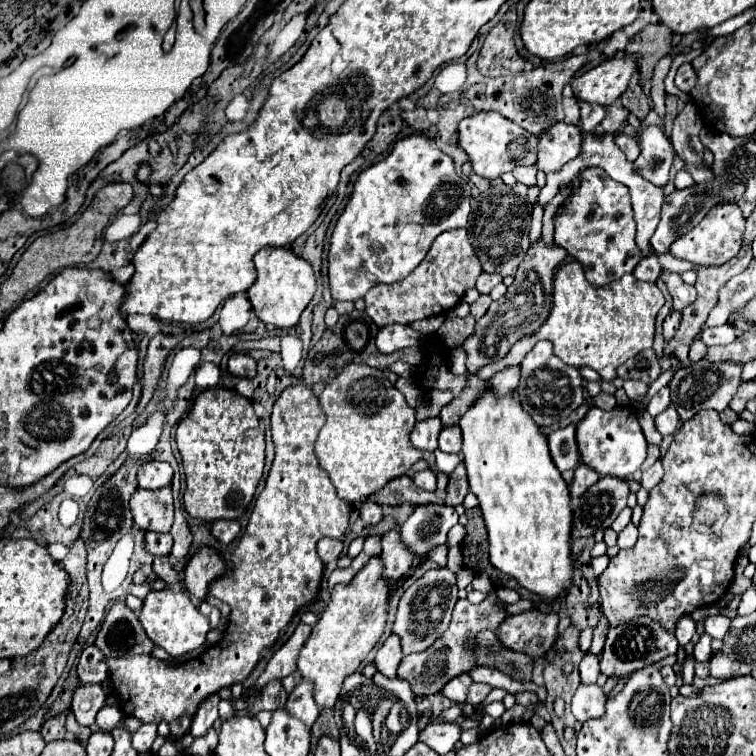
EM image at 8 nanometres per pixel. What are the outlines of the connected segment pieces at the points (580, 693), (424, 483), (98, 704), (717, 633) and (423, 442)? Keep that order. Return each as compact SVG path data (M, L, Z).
M579 685L579 689L573 695L573 715L577 721L585 723L589 719L597 719L605 715L605 703L607 697L599 685Z
M419 471L413 475L413 481L417 487L425 491L435 491L437 489L437 475L433 471Z
M81 685L73 695L71 711L81 725L91 727L95 725L95 715L103 705L105 705L105 691L101 685Z
M715 615L715 617L709 617L707 621L705 621L705 633L709 633L709 635L713 639L723 639L723 635L727 633L727 629L729 629L729 623L731 623L731 619L729 617L725 617L725 615Z
M425 419L419 421L411 433L411 443L419 451L435 451L437 449L437 437L443 429L441 419Z

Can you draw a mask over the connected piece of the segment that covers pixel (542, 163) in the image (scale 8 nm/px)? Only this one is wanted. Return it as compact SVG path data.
M557 123L547 127L539 135L537 149L537 169L545 173L559 171L567 161L575 159L581 153L581 133L577 133L575 125Z

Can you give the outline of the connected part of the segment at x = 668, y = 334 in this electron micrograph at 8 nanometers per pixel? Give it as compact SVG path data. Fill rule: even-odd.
M669 313L665 317L665 323L663 323L663 337L665 337L665 345L675 337L677 329L679 329L679 323L681 323L681 315L679 313Z

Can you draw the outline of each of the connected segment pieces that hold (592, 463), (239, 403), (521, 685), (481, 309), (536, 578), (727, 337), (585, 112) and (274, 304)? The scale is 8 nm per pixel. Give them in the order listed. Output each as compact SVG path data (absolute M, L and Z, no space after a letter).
M591 407L589 413L577 423L577 449L581 463L591 467L601 477L627 477L633 475L641 463L645 461L647 441L639 427L639 415L631 407L615 407L611 411L603 411L599 407Z
M211 387L207 391L201 391L195 397L189 415L177 425L177 433L175 433L177 449L183 457L183 469L185 469L185 479L187 479L183 505L191 517L201 519L201 521L237 519L247 509L247 505L251 503L255 495L259 479L263 475L265 435L261 427L251 401L233 389Z
M475 667L473 671L469 671L469 677L475 683L487 683L491 687L501 687L511 695L515 695L519 691L531 691L537 697L541 697L541 701L545 701L545 697L547 697L547 691L543 685L535 685L533 681L515 681L513 677L501 673L499 669L493 669L493 667Z
M481 295L475 303L471 303L471 315L473 315L475 319L481 319L481 317L487 313L489 305L491 305L491 297L489 297L489 295Z
M489 389L483 397L471 405L461 417L459 427L463 431L463 463L469 475L469 489L479 499L483 511L487 537L489 537L489 561L495 569L511 575L521 587L539 595L545 601L555 601L573 585L573 561L571 561L571 507L569 487L561 479L561 473L549 457L545 435L539 433L535 421L521 409L517 395L493 397Z
M725 323L721 327L711 327L711 329L705 329L701 333L701 341L711 347L711 345L727 345L729 341L735 339L735 331L733 331L733 325Z
M579 101L579 107L581 107L581 115L579 115L579 121L577 121L577 127L579 131L585 135L589 131L593 131L605 117L605 107L601 105L593 105L593 103L585 103L585 101Z
M261 249L255 255L253 263L255 263L257 279L247 289L247 299L253 305L253 313L265 325L271 323L273 327L279 327L279 329L295 327L299 321L299 315L309 305L315 293L315 277L313 277L311 265L287 249Z

